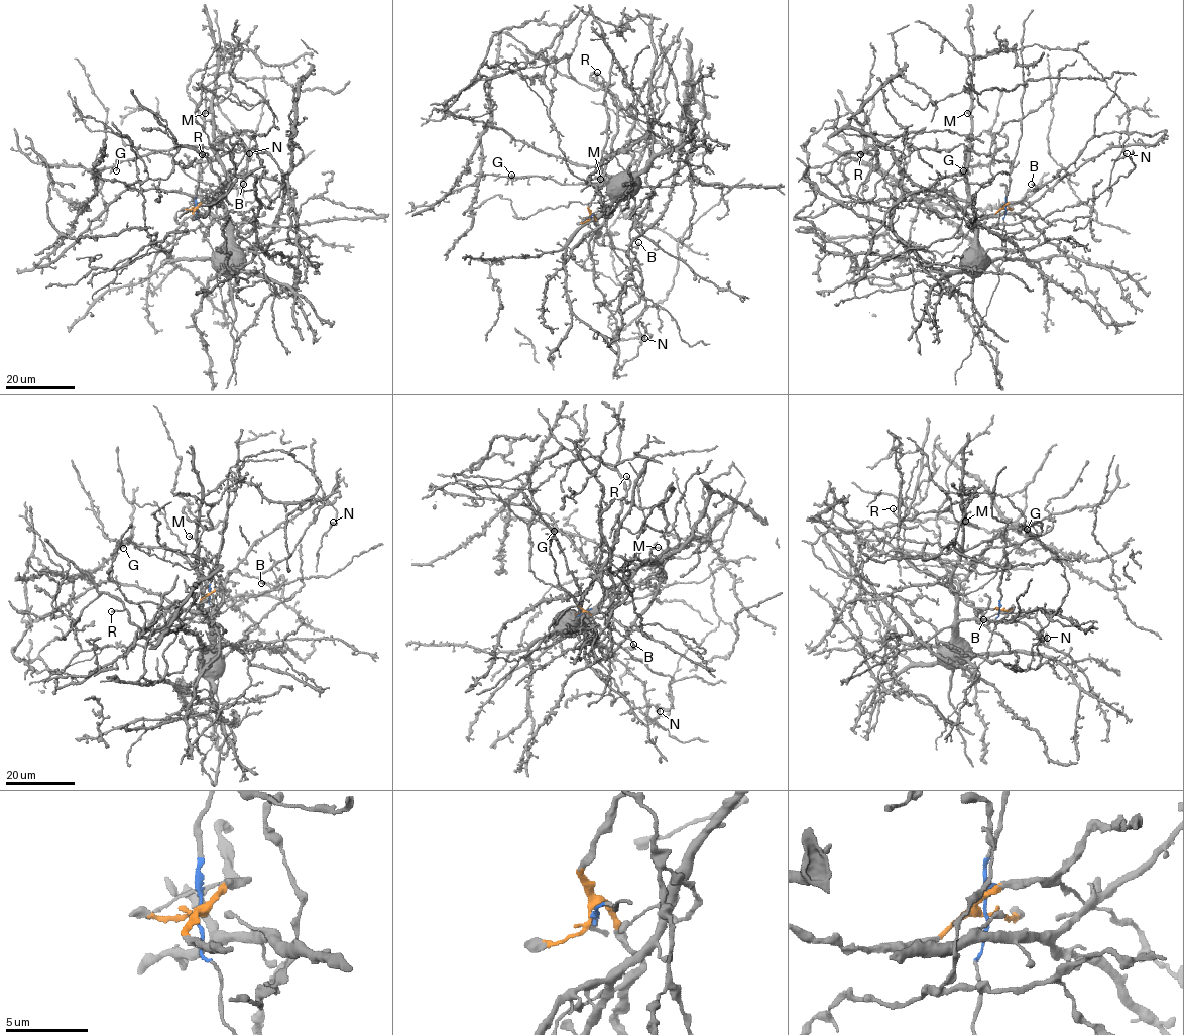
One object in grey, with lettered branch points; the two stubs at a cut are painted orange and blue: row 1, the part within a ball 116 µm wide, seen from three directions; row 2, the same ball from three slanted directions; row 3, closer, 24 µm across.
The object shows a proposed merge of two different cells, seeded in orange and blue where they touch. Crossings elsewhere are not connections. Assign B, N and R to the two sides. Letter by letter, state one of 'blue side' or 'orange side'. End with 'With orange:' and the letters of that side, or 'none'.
B: orange side
N: orange side
R: orange side
With orange: B, N, R

